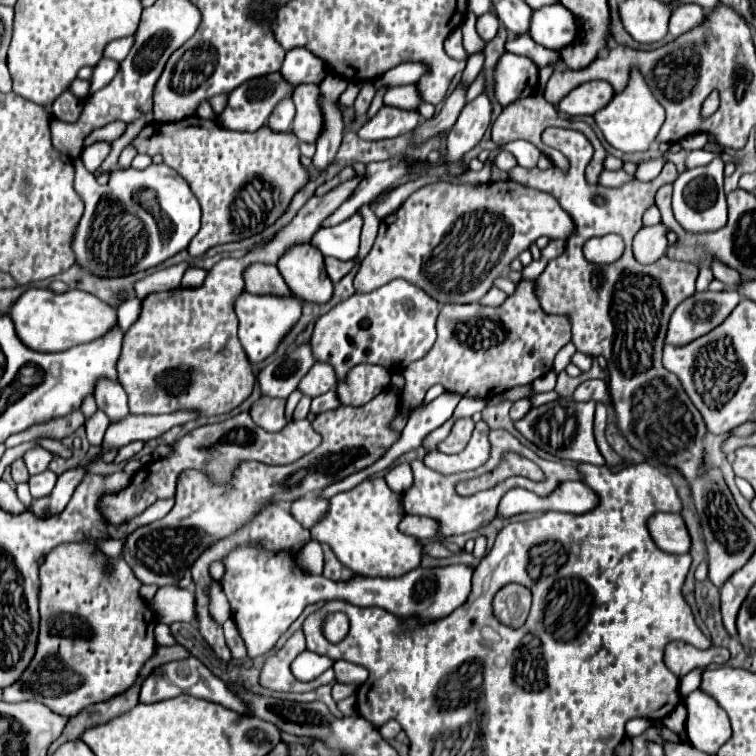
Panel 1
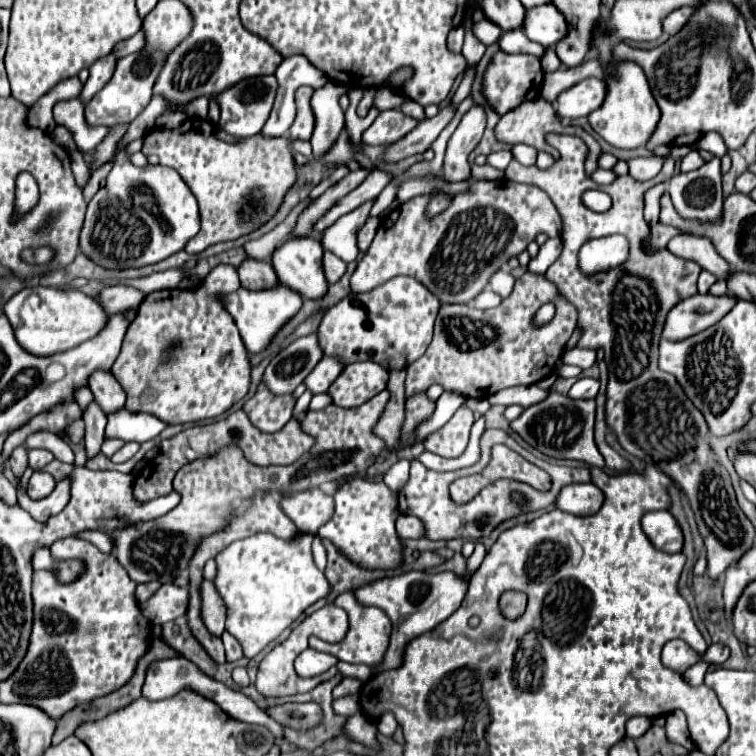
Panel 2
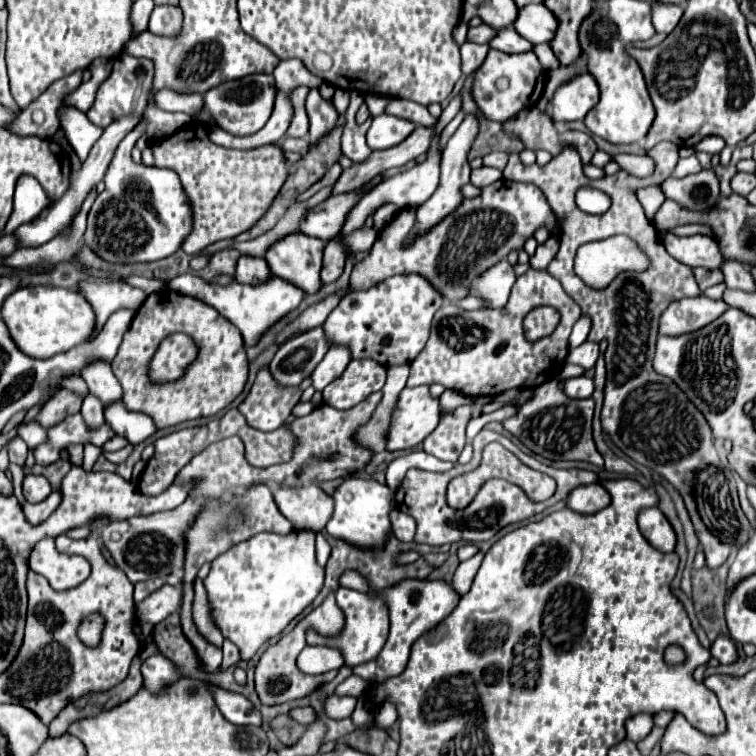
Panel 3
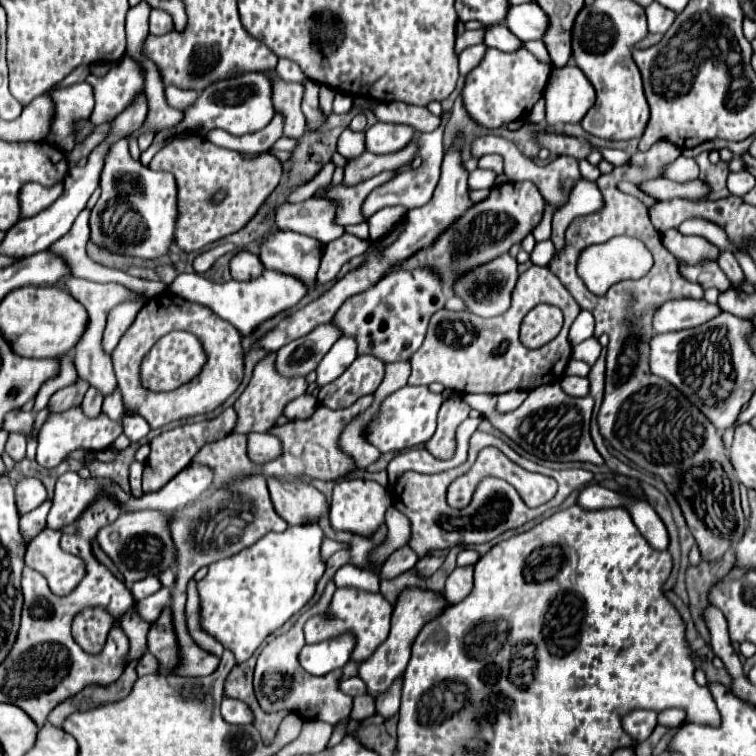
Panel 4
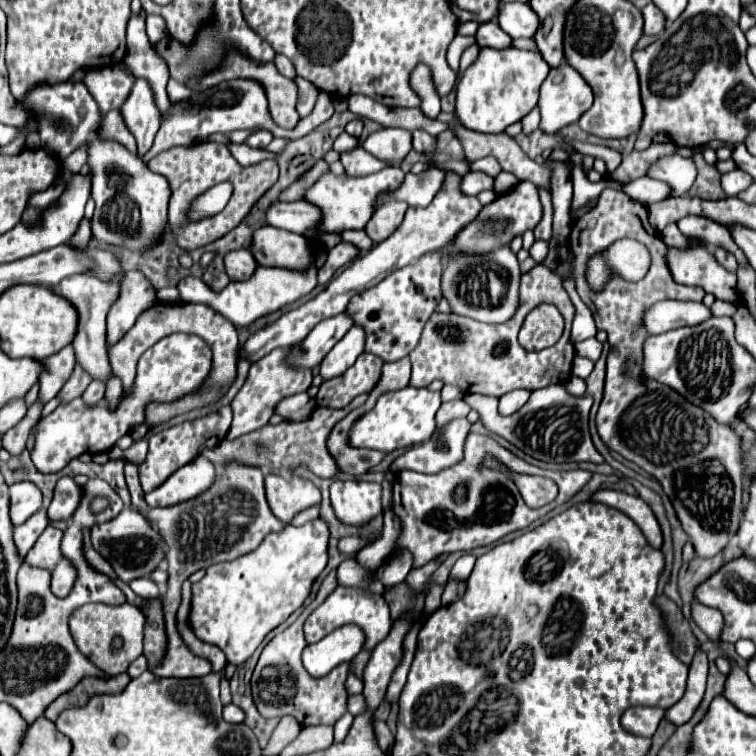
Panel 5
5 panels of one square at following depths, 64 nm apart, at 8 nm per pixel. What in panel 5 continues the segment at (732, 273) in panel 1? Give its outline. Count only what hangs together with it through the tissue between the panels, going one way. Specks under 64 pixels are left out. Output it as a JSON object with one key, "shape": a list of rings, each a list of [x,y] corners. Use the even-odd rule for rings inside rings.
{"shape":[[[668,224],[662,230],[662,240],[668,246],[676,246],[676,248],[686,248],[688,246],[688,236],[684,236],[676,224]]]}

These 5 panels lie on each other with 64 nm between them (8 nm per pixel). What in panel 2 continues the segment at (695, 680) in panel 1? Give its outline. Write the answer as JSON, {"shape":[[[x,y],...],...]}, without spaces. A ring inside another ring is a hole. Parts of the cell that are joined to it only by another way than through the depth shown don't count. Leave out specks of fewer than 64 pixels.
{"shape":[[[700,661],[696,663],[684,673],[684,679],[691,686],[699,686],[703,684],[704,676],[710,665],[710,663],[705,661]]]}

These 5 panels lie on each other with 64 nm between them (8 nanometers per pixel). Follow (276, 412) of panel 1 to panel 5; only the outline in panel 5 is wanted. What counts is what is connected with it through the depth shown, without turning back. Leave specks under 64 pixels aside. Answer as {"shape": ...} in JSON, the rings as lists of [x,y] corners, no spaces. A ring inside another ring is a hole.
{"shape":[[[276,348],[276,352],[270,352],[268,356],[264,356],[264,360],[258,360],[256,364],[250,366],[250,372],[248,372],[244,386],[240,388],[240,392],[236,394],[236,398],[230,404],[232,412],[234,412],[234,420],[232,420],[230,432],[226,434],[226,440],[232,440],[240,434],[262,428],[264,424],[268,424],[270,416],[274,414],[274,406],[284,396],[306,392],[310,388],[312,372],[308,372],[306,368],[292,368],[286,362],[286,356],[288,356],[288,348]]]}

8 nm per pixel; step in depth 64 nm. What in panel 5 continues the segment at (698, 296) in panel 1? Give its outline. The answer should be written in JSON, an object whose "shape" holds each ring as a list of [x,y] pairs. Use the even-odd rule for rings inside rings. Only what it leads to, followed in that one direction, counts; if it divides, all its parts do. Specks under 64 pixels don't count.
{"shape":[[[664,300],[648,308],[642,316],[644,328],[650,334],[662,334],[668,330],[676,330],[682,326],[696,326],[710,318],[710,308],[702,302],[680,302],[680,300]]]}

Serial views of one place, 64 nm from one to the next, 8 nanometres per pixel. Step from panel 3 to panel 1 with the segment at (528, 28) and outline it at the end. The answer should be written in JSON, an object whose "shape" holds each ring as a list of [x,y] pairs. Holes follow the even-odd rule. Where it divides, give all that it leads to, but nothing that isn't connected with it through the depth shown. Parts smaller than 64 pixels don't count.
{"shape":[[[552,4],[532,12],[532,24],[528,28],[528,34],[534,42],[550,50],[560,50],[576,40],[578,26],[576,18],[564,6]]]}

